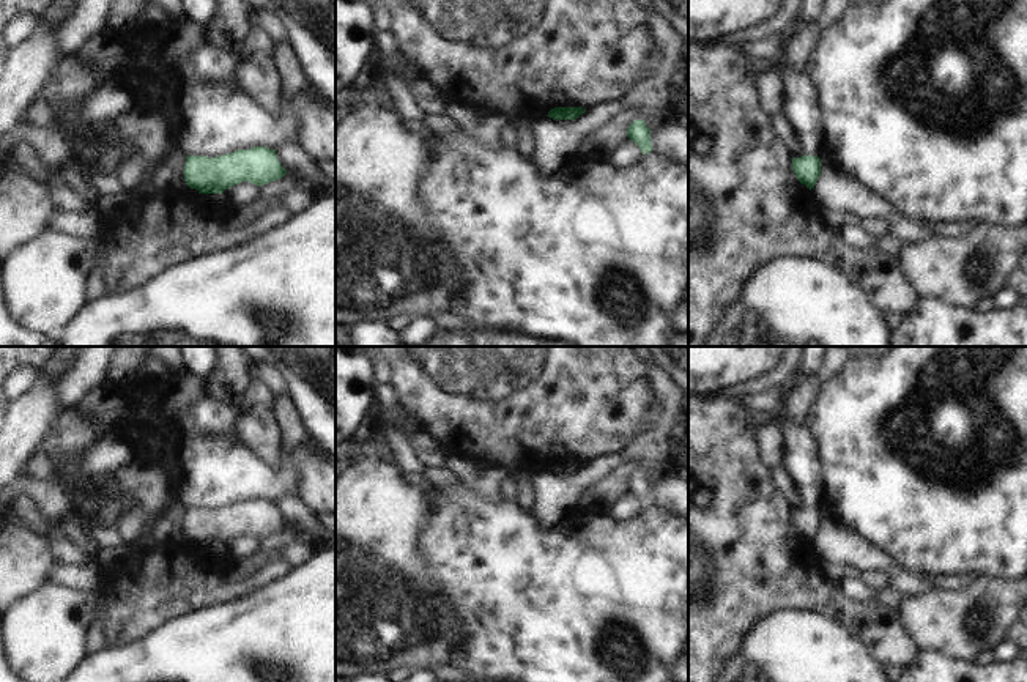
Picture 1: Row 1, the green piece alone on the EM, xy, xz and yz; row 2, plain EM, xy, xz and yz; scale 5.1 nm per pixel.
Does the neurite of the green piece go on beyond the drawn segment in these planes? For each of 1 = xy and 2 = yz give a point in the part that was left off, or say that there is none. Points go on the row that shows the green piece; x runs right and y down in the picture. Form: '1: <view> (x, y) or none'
1: none
2: none

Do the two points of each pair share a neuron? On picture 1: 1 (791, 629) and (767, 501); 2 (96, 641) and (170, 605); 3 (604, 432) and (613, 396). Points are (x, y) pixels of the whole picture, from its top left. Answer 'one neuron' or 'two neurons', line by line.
1: two neurons
2: two neurons
3: one neuron

